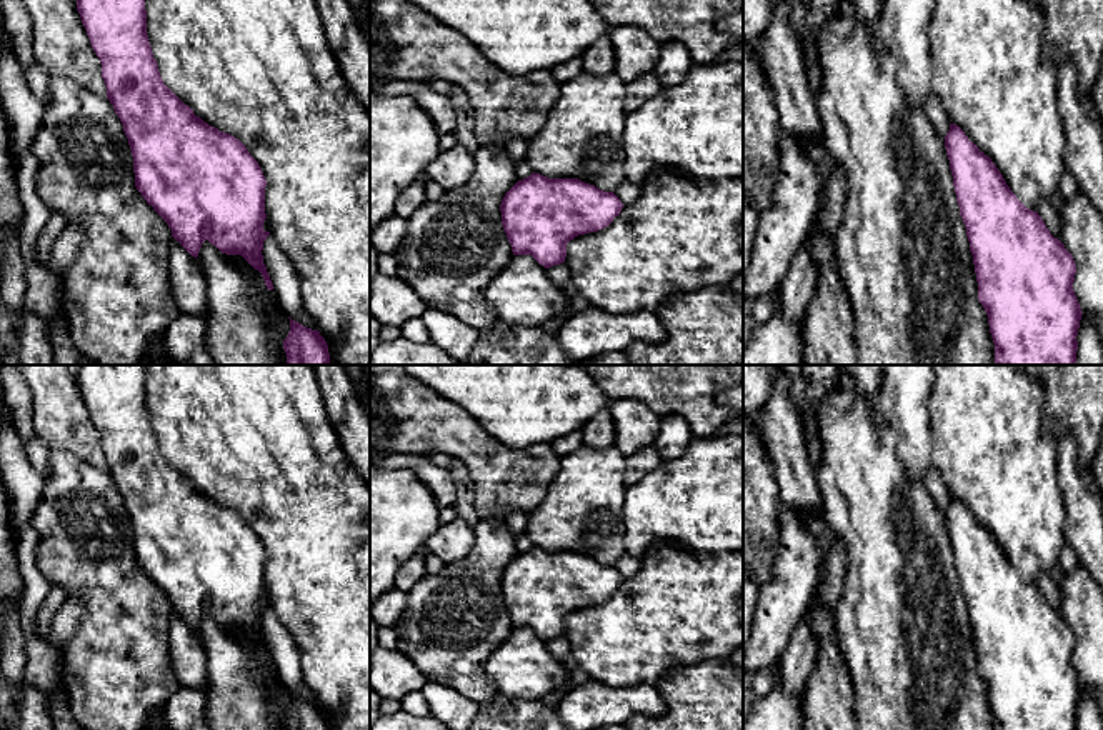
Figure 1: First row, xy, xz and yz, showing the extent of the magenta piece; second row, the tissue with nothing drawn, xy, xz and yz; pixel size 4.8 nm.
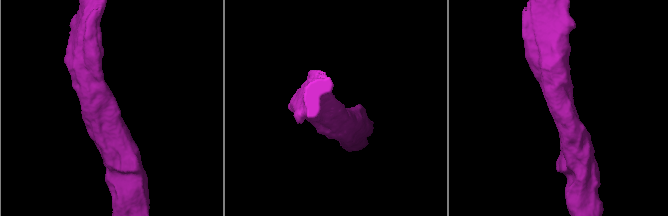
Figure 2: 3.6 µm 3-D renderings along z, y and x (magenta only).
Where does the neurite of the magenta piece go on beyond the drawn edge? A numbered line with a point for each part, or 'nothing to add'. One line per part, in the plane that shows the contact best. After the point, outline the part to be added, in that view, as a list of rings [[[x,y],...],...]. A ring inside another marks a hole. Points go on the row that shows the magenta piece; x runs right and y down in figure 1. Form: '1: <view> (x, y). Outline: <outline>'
1: xy (262, 70). Outline: [[[145,0],[147,35],[163,83],[197,117],[238,138],[258,162],[265,180],[270,235],[288,257],[302,285],[303,308],[328,345],[335,365],[370,365],[370,112],[348,87],[325,37],[315,0]]]

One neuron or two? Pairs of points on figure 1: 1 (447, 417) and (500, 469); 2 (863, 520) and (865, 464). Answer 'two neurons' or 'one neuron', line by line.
1: one neuron
2: one neuron

